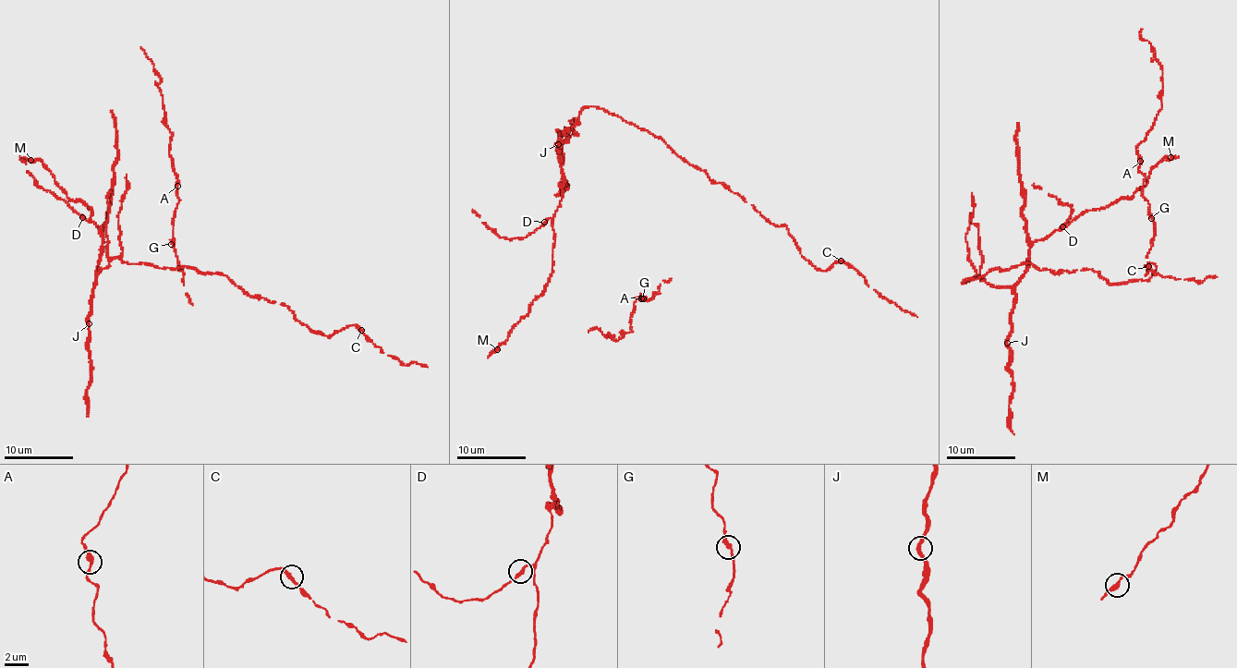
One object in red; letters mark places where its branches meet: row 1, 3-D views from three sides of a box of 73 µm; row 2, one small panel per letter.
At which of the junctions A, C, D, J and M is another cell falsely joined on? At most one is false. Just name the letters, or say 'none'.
none

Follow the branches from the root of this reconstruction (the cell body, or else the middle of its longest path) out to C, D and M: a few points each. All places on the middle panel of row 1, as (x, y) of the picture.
C: (572, 129), (585, 108), (617, 115), (659, 137), (773, 224), (786, 227), (802, 255), (820, 270), (841, 261)
D: (572, 129), (563, 145), (562, 199), (553, 216), (544, 222)
M: (572, 129), (563, 145), (563, 180), (559, 206), (553, 214), (551, 275), (533, 300), (530, 309), (497, 349)

